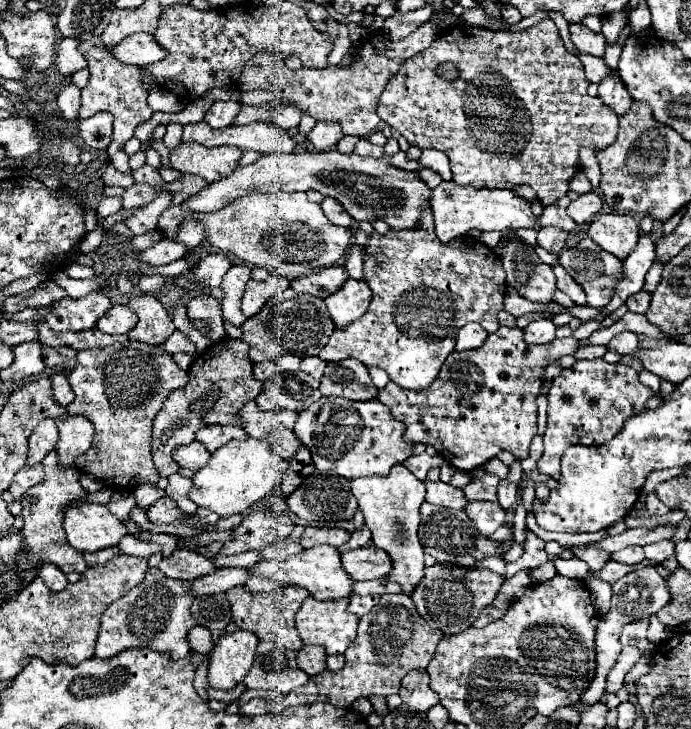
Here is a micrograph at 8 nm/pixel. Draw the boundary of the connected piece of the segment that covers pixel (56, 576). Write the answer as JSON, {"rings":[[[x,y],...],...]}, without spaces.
{"rings":[[[43,564],[43,568],[41,568],[41,580],[53,592],[59,592],[59,590],[63,590],[69,584],[67,576],[55,564]]]}

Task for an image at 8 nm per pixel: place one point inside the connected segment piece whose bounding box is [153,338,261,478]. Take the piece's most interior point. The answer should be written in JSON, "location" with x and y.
{"location":[220,383]}

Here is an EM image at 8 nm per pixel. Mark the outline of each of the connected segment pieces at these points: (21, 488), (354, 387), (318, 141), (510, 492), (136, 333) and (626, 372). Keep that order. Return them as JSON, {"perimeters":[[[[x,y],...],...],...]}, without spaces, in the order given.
{"perimeters":[[[[41,464],[23,466],[23,468],[15,474],[9,492],[15,496],[15,500],[21,500],[23,494],[27,492],[27,488],[31,488],[33,484],[37,484],[37,480],[41,480],[41,478],[43,478],[43,466],[41,466]]],[[[341,360],[327,364],[321,376],[323,396],[341,396],[347,400],[371,400],[377,396],[365,364],[359,360]]],[[[317,122],[307,138],[317,150],[333,150],[343,138],[343,132],[337,122]]],[[[501,480],[497,486],[497,498],[501,508],[505,508],[505,512],[513,512],[517,506],[517,484],[509,480]]],[[[153,294],[135,296],[127,306],[139,316],[137,326],[127,334],[131,340],[139,340],[145,344],[163,344],[175,332],[171,316]]],[[[603,358],[577,360],[571,368],[553,378],[547,396],[547,432],[543,436],[545,452],[537,462],[539,472],[557,480],[561,476],[559,460],[571,444],[591,446],[593,442],[611,440],[627,418],[645,410],[645,402],[651,396],[655,396],[653,390],[639,382],[639,374],[631,366],[621,362],[607,364]]]]}

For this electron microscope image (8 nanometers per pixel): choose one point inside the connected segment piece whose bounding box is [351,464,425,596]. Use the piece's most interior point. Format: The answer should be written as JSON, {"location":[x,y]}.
{"location":[391,504]}

